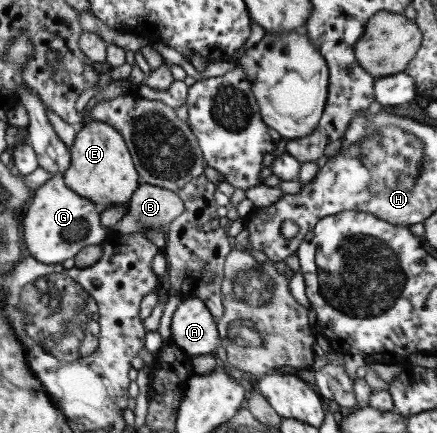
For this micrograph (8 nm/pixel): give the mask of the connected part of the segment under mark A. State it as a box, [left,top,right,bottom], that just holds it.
[170,297,220,358]

